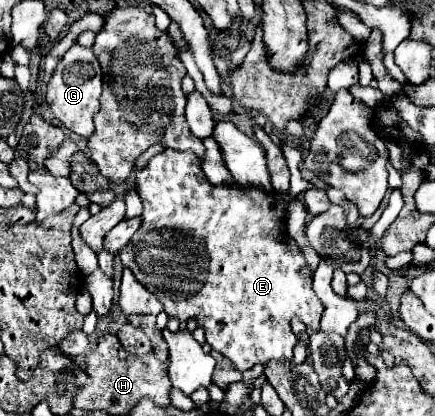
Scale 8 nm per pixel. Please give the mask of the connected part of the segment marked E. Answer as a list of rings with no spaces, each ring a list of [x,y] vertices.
[[[166,149],[164,153],[160,155],[154,155],[146,167],[142,171],[138,171],[136,179],[134,179],[134,187],[136,187],[136,193],[140,195],[142,199],[142,225],[140,229],[132,235],[130,243],[118,253],[120,255],[120,261],[124,267],[128,267],[130,271],[134,271],[136,279],[150,291],[158,297],[158,301],[164,305],[164,311],[168,313],[168,317],[176,317],[180,323],[186,323],[188,319],[192,317],[198,317],[198,323],[200,327],[206,329],[206,343],[216,349],[218,353],[222,353],[224,357],[228,358],[238,371],[246,371],[254,365],[264,365],[266,361],[272,361],[272,359],[292,359],[292,349],[296,345],[296,335],[292,333],[290,329],[290,319],[294,315],[298,315],[304,325],[312,327],[312,329],[318,329],[318,323],[320,323],[320,315],[324,311],[324,305],[320,303],[320,299],[316,297],[314,289],[312,289],[312,269],[308,267],[304,255],[302,255],[302,249],[300,247],[290,247],[288,245],[288,239],[286,239],[286,231],[282,231],[282,227],[286,227],[286,201],[280,197],[280,193],[276,191],[264,191],[260,187],[248,187],[248,185],[212,185],[206,175],[202,173],[200,169],[200,159],[196,157],[196,153],[192,151],[176,151],[176,149]]]

